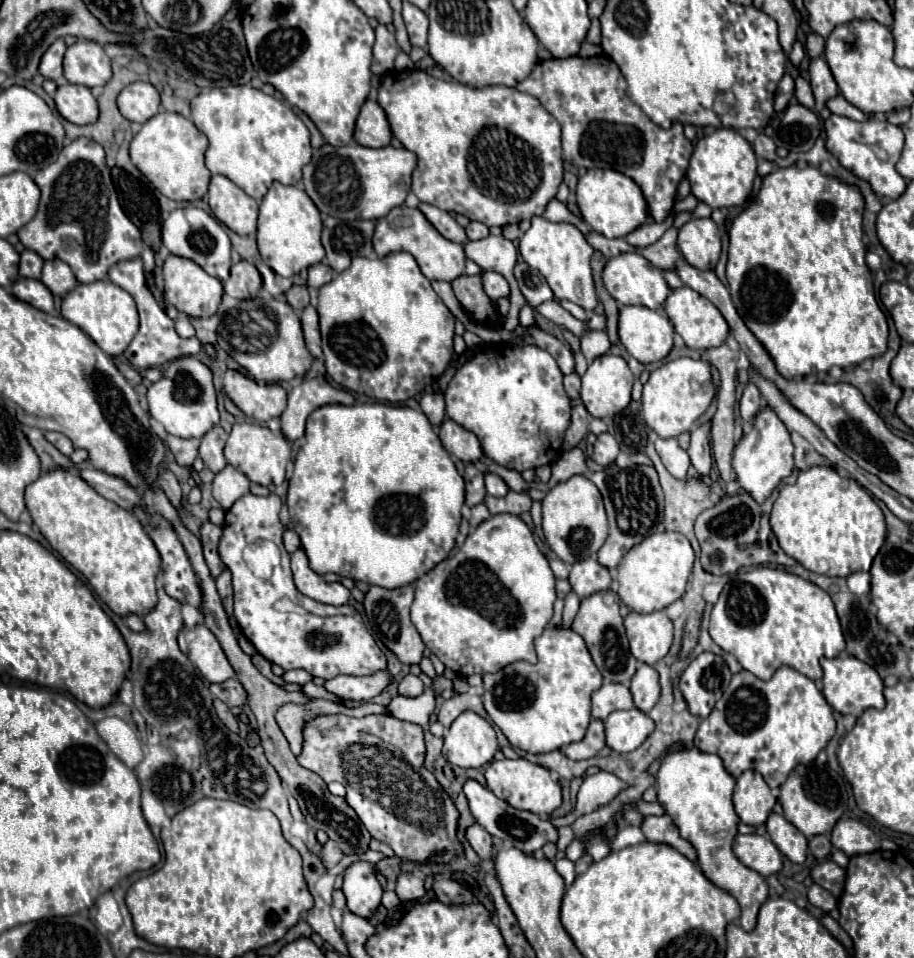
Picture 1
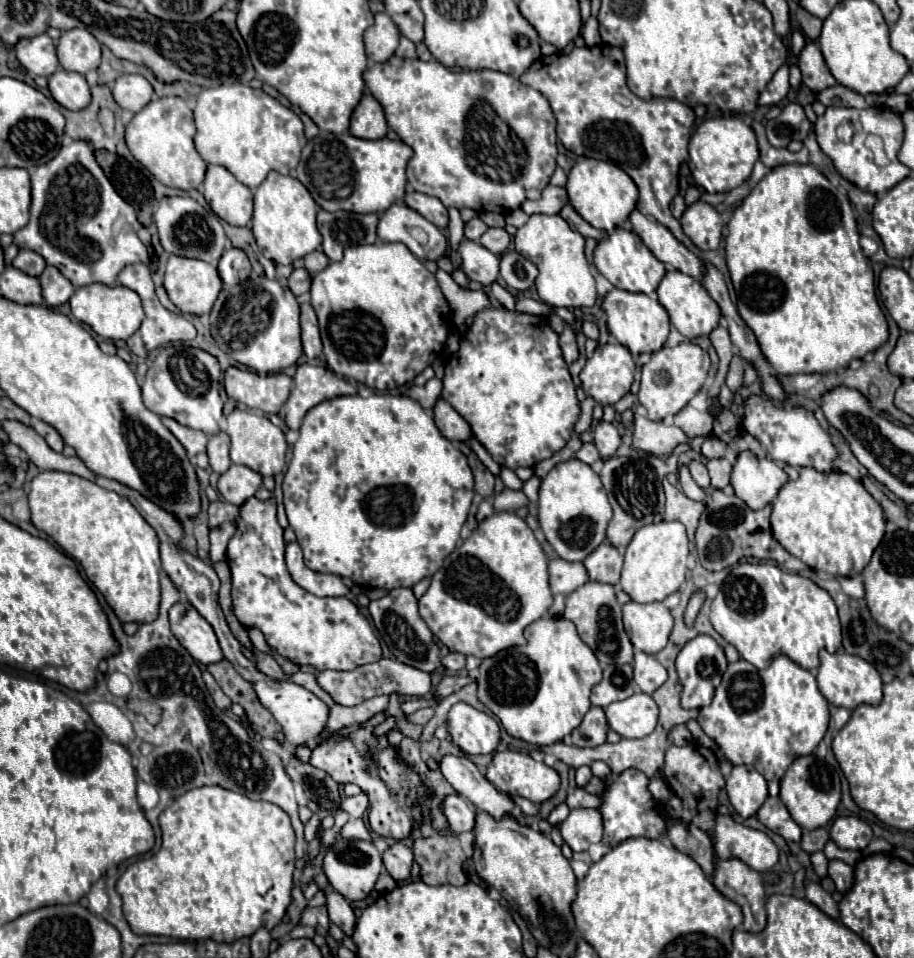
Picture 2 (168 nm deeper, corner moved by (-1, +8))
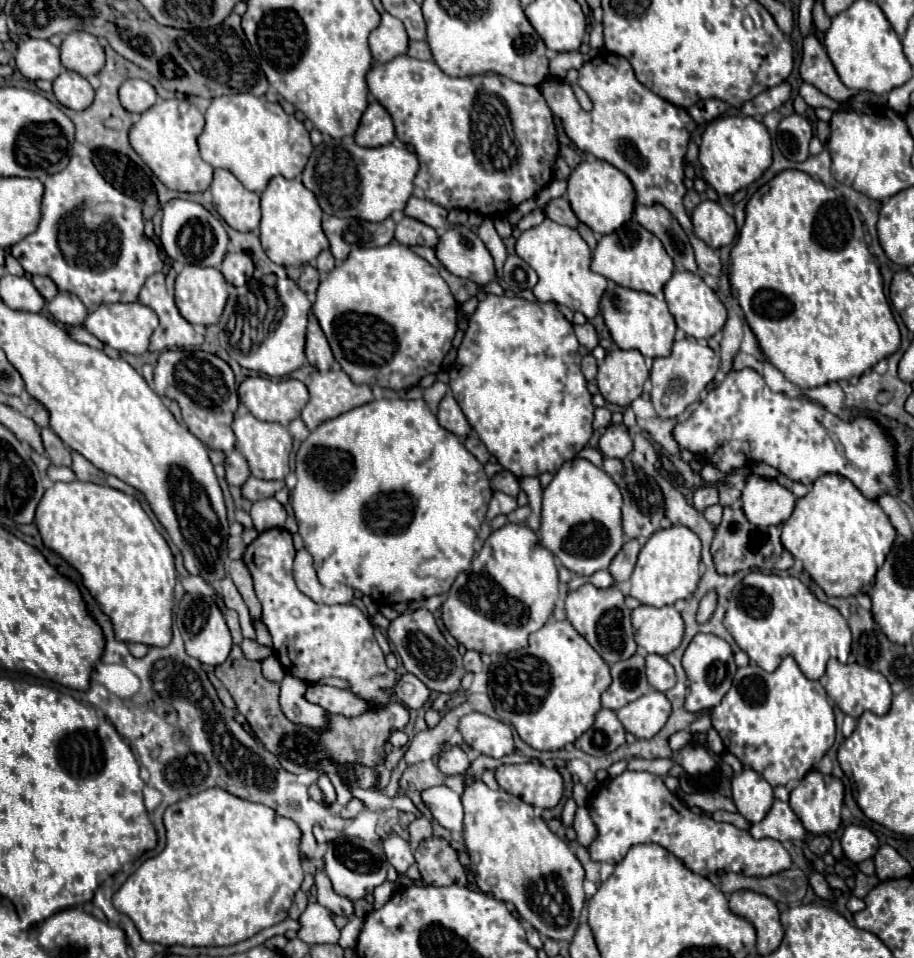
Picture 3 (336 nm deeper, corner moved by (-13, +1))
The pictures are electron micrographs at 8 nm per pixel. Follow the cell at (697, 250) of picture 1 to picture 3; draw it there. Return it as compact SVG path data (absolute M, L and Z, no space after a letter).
M702 201L692 213L694 233L700 237L708 247L720 249L734 241L736 237L736 223L734 219L720 207L716 201Z

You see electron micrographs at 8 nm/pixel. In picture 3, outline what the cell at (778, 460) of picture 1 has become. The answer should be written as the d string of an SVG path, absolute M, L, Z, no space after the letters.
M752 473L742 489L742 509L750 523L758 527L780 525L794 509L796 495L782 487L776 479Z

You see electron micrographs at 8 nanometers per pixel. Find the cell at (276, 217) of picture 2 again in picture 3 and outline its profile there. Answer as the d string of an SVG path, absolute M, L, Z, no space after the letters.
M274 177L270 185L260 195L262 221L260 221L260 241L266 255L284 267L302 267L316 259L324 249L328 249L328 239L322 231L322 209L316 205L316 197L300 185L300 179Z

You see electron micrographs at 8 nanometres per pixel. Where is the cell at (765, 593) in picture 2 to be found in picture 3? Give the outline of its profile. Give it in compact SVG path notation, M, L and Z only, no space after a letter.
M752 570L732 591L724 627L738 647L748 653L750 661L768 673L776 671L788 655L796 659L808 679L822 679L828 659L837 657L847 663L851 653L851 630L840 611L820 601L800 579L792 576Z

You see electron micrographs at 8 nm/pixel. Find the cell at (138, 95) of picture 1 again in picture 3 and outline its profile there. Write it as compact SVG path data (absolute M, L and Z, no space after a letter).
M128 79L120 87L120 103L130 113L144 113L158 101L156 89L144 79Z

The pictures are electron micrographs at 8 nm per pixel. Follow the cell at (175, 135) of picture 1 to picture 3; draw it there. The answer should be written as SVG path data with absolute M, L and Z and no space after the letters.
M178 99L158 101L154 107L150 107L146 113L142 113L140 121L134 123L134 127L130 129L130 145L168 189L186 191L186 193L204 193L212 183L214 169L200 157L200 151L198 151L196 139L202 133L202 129L204 129L204 115L194 105L190 105L186 101L178 101Z

